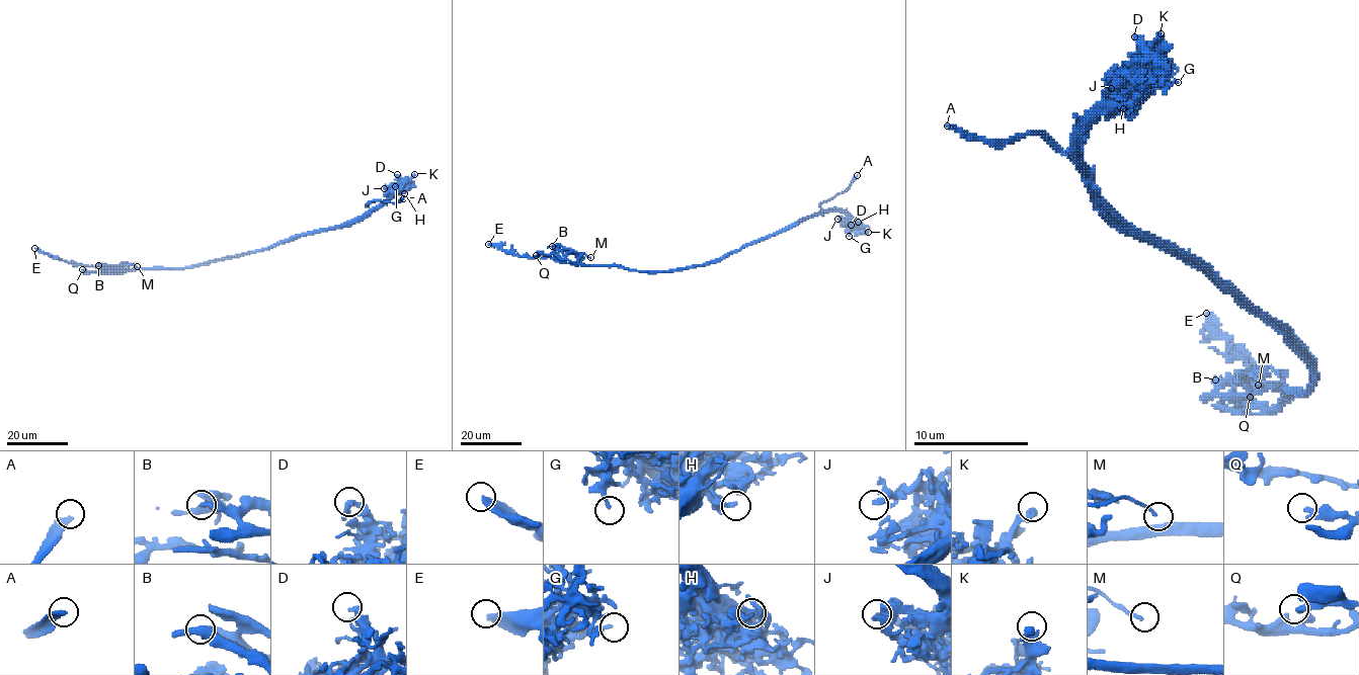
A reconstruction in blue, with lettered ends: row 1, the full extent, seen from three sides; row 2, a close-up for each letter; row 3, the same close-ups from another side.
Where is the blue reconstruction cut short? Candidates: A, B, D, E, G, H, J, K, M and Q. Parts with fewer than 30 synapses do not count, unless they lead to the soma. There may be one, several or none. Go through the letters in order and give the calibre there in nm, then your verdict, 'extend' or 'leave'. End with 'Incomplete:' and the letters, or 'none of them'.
A: calibre 320 nm; extend
B: calibre 280 nm; leave
D: calibre 200 nm; leave
E: calibre 400 nm; leave
G: calibre 170 nm; leave
H: calibre 260 nm; leave
J: calibre 240 nm; leave
K: calibre 260 nm; leave
M: calibre 150 nm; leave
Q: calibre 280 nm; leave
Incomplete: A

